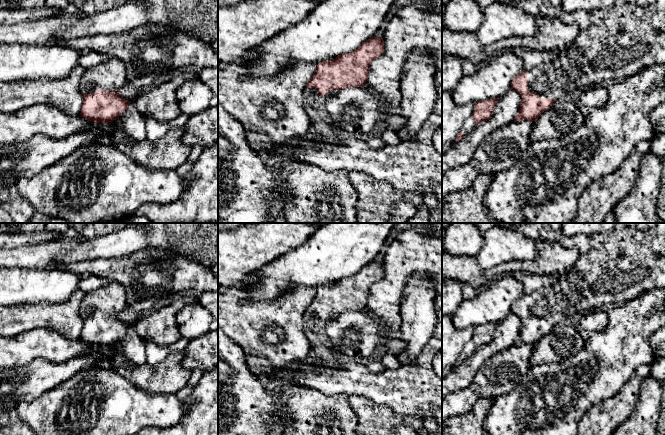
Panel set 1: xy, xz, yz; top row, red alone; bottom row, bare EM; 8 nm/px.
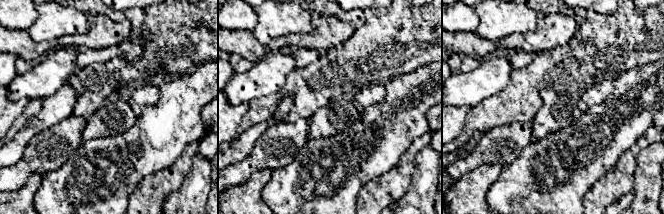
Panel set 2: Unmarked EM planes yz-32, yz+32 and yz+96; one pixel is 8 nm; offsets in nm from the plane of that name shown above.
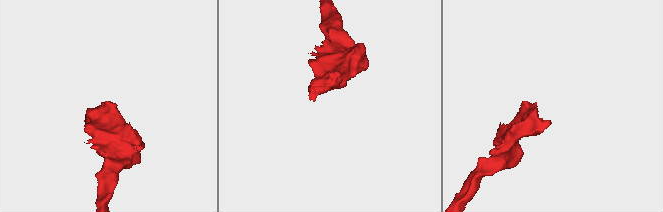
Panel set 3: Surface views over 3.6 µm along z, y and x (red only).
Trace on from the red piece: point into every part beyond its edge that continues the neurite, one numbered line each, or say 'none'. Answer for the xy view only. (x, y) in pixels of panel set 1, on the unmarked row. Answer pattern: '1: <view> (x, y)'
1: xy (111, 298)

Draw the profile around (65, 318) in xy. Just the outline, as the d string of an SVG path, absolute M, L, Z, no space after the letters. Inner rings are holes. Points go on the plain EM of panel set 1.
M77 289L68 301L60 305L0 306L0 335L12 337L35 327L45 327L70 340L79 340L83 328L79 307L84 295Z

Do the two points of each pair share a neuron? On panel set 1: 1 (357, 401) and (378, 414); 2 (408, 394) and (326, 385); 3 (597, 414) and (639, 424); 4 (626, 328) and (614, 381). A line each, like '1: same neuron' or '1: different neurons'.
1: same neuron
2: same neuron
3: different neurons
4: same neuron

